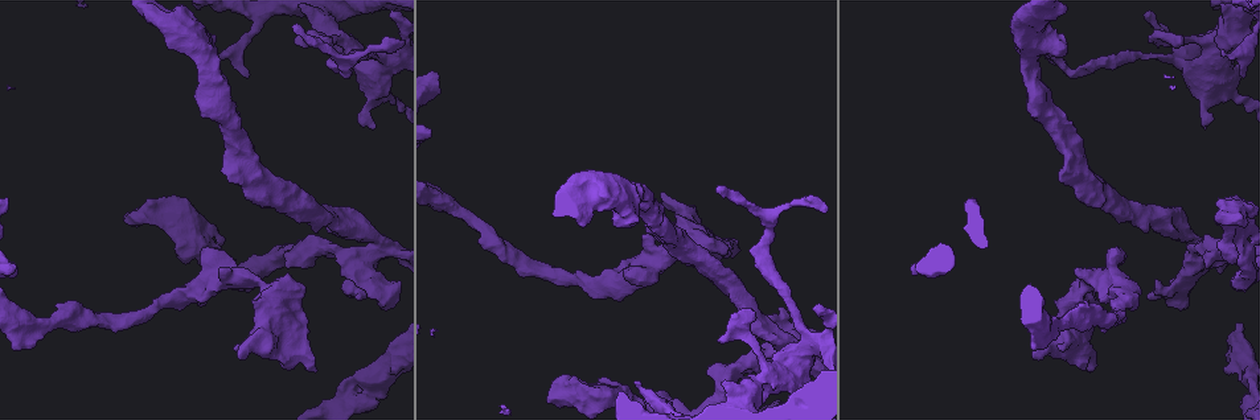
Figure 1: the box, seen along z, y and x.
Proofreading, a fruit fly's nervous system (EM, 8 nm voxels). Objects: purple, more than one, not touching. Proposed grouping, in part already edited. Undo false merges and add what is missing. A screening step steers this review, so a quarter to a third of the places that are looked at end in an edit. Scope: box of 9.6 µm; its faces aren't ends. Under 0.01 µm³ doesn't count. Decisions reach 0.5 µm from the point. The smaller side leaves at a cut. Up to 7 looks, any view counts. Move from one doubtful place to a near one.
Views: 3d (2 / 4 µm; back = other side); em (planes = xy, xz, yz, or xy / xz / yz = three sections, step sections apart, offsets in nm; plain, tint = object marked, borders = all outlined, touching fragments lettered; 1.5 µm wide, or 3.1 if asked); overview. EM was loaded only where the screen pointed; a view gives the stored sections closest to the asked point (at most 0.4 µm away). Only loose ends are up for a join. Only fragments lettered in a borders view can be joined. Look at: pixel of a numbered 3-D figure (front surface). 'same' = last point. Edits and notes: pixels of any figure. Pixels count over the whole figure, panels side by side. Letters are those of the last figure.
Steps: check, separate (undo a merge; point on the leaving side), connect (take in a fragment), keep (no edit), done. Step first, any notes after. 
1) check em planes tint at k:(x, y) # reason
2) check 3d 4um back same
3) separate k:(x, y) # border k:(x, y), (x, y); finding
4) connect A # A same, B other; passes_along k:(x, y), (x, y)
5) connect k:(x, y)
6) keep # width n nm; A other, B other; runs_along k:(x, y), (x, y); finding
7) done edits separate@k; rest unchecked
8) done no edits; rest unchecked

check 3d 2um at 1:(1222, 54) # branch stops here

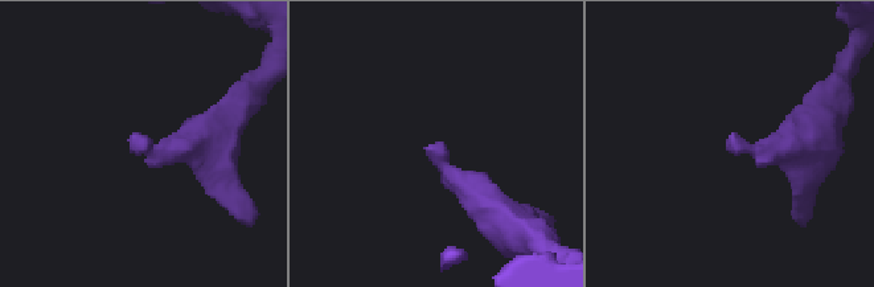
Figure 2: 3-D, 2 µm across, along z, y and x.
check em planes borders at 2:(731, 139)

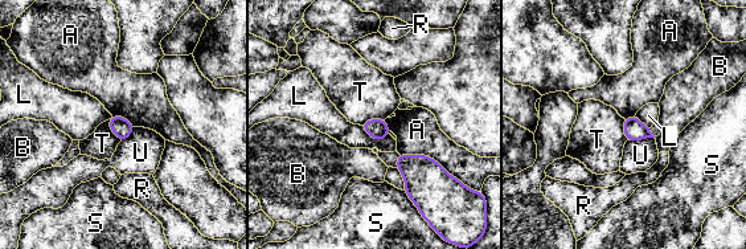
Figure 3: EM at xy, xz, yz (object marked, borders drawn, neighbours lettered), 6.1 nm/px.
keep # width 120 nm; A other, B other, L other, R other, S other, T other, U other; border 3:(384, 118), (367, 119), (361, 125); none of them fits

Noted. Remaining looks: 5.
check 3d 4um at 1:(1178, 38) # free end

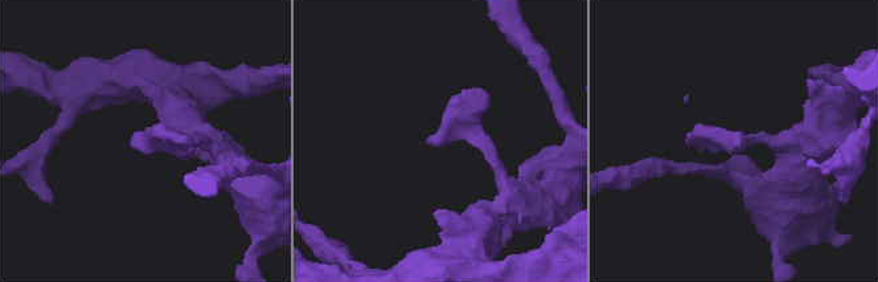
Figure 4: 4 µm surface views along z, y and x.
check em yz step 8 borders at 4:(738, 141) # need the tissue

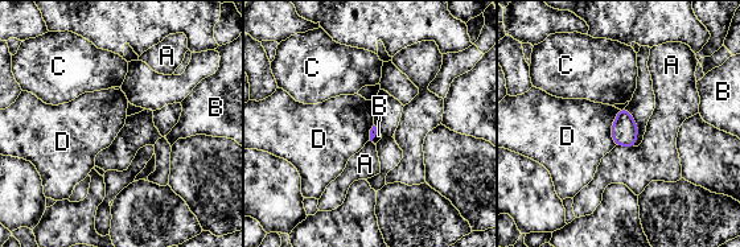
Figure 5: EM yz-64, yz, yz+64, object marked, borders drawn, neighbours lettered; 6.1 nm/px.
check em planes borders same

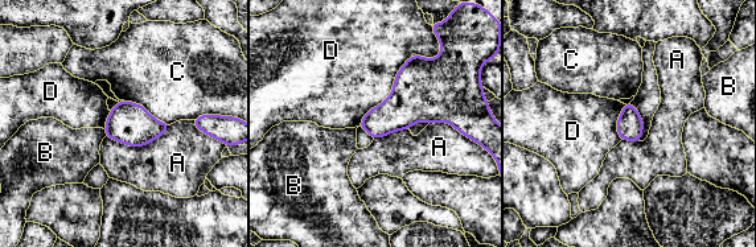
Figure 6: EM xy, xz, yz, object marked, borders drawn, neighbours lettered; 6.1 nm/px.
keep # A other, B other, C other, D other; no lettered fragment goes on from it

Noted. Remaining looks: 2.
check 3d 4um at 1:(1064, 349) # stops while still wide

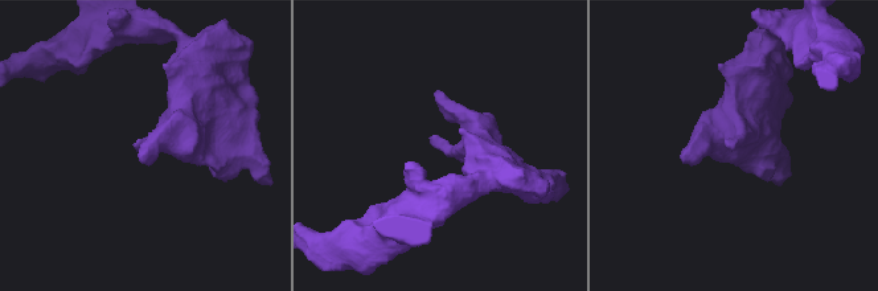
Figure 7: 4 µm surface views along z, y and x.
check em planes borders at 7:(137, 149)

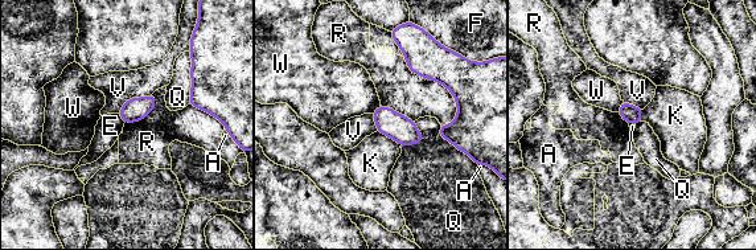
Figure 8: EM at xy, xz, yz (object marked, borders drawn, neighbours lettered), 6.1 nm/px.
keep # A other, E other, F other, K other, Q other, R other, V other, W other; border 8:(192, 58), (192, 89), (188, 103); no lettered fragment goes on from it

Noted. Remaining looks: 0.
done no edits; rest unchecked

